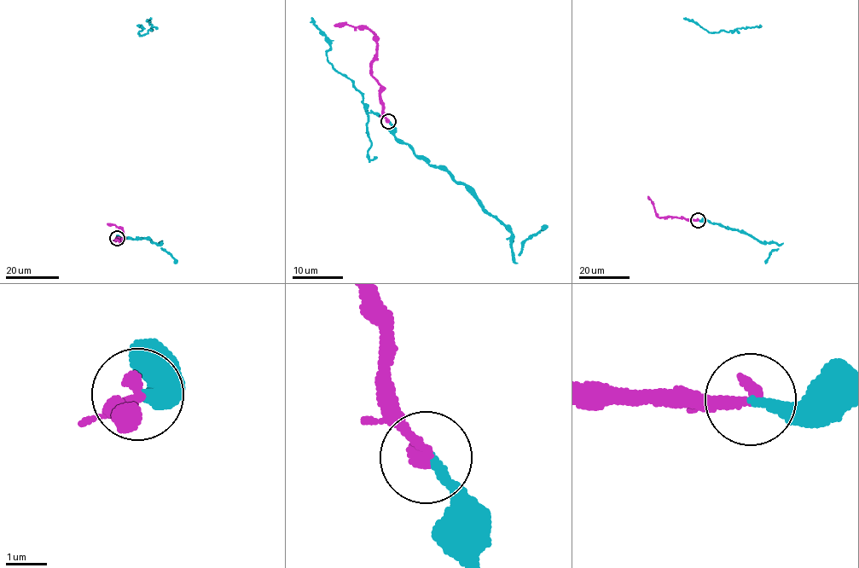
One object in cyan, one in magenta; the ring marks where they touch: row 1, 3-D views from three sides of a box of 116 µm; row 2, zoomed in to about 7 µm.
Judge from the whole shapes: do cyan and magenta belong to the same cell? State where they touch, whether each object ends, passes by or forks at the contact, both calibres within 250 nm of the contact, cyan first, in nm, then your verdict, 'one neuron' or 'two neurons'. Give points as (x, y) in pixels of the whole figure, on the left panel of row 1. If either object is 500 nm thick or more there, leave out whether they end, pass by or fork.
at (117, 238); cyan ends there; magenta ends there; 240 nm thick on the cyan side, 340 nm on the other; one neuron

